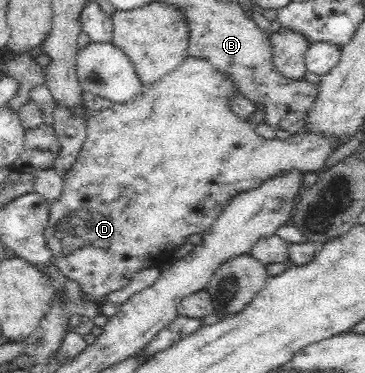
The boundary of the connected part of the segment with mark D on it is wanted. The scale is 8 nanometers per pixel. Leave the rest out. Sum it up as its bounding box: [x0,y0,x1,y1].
[44,56,340,304]

